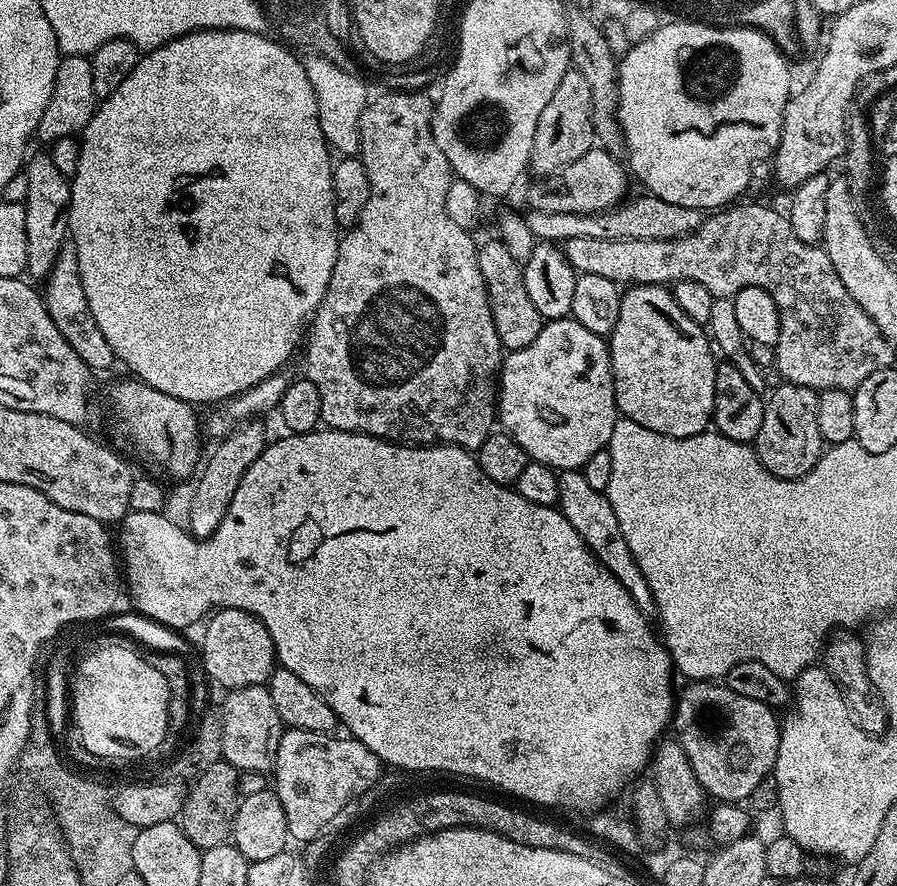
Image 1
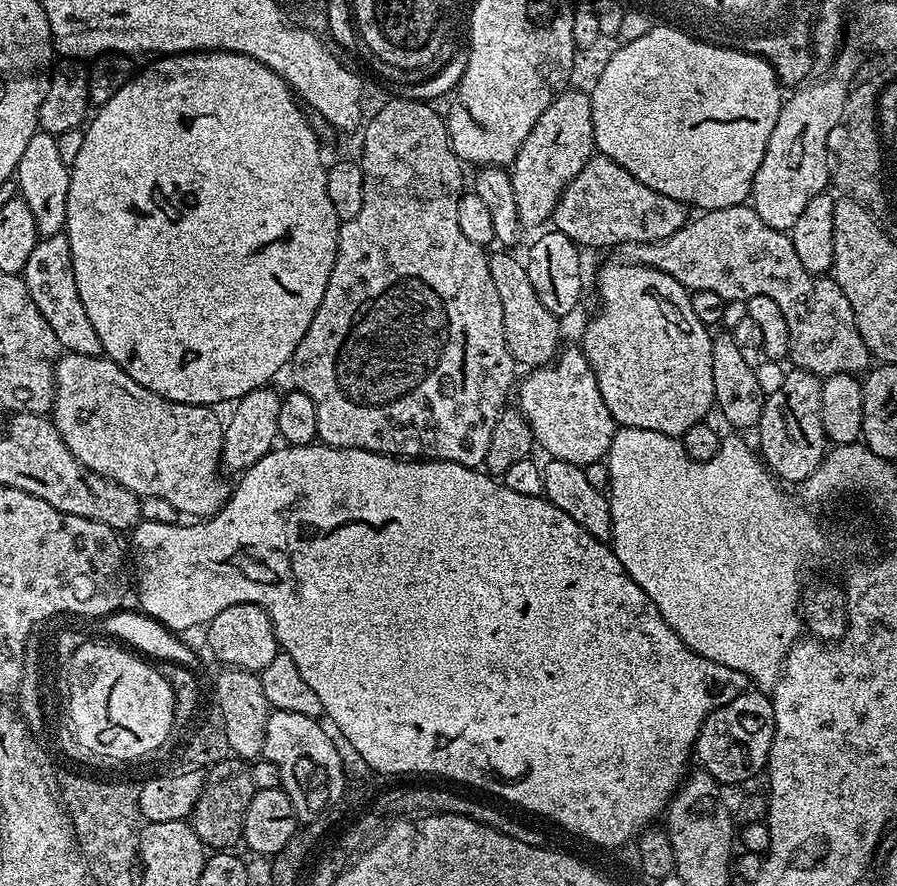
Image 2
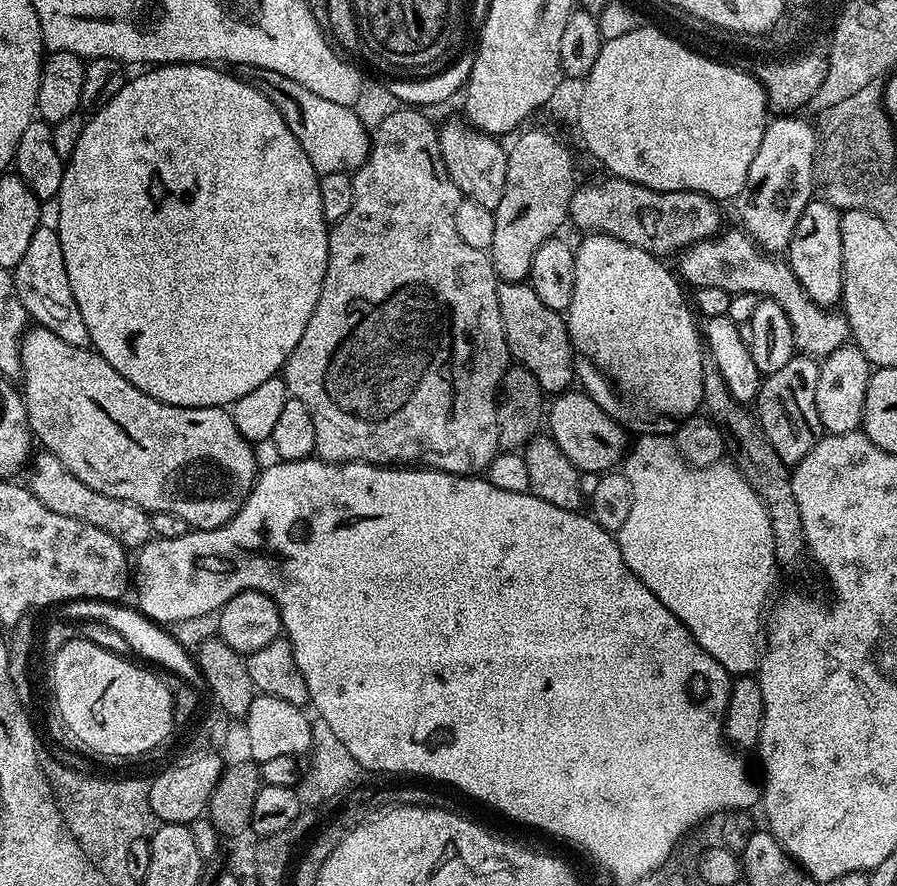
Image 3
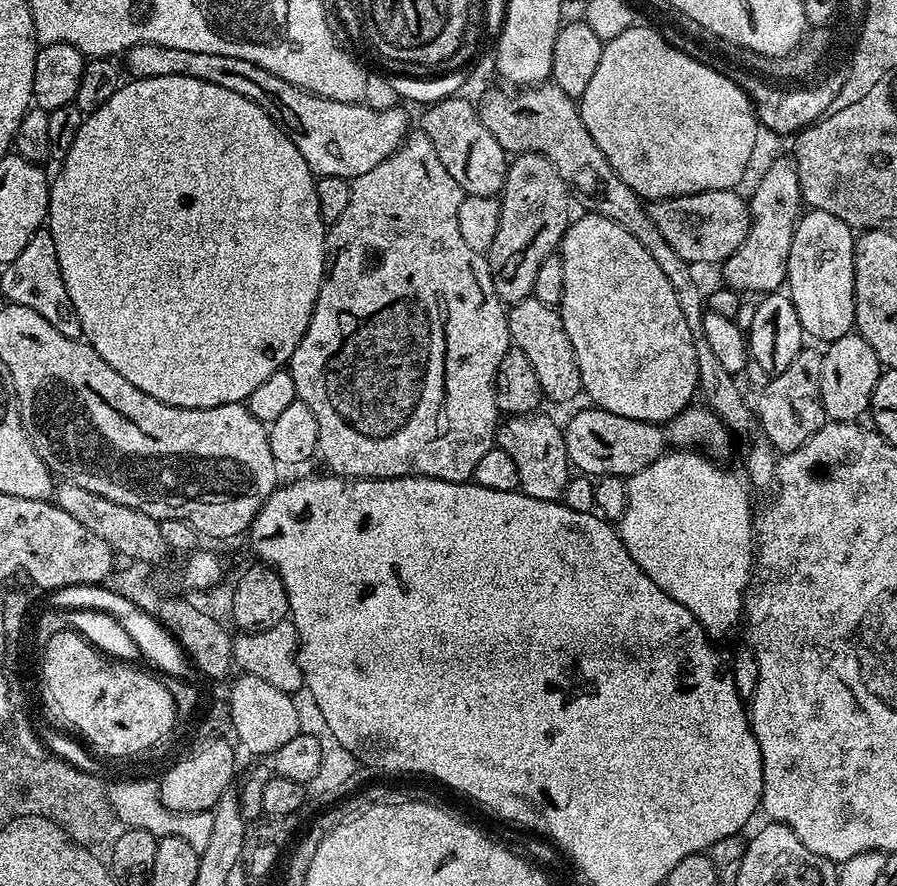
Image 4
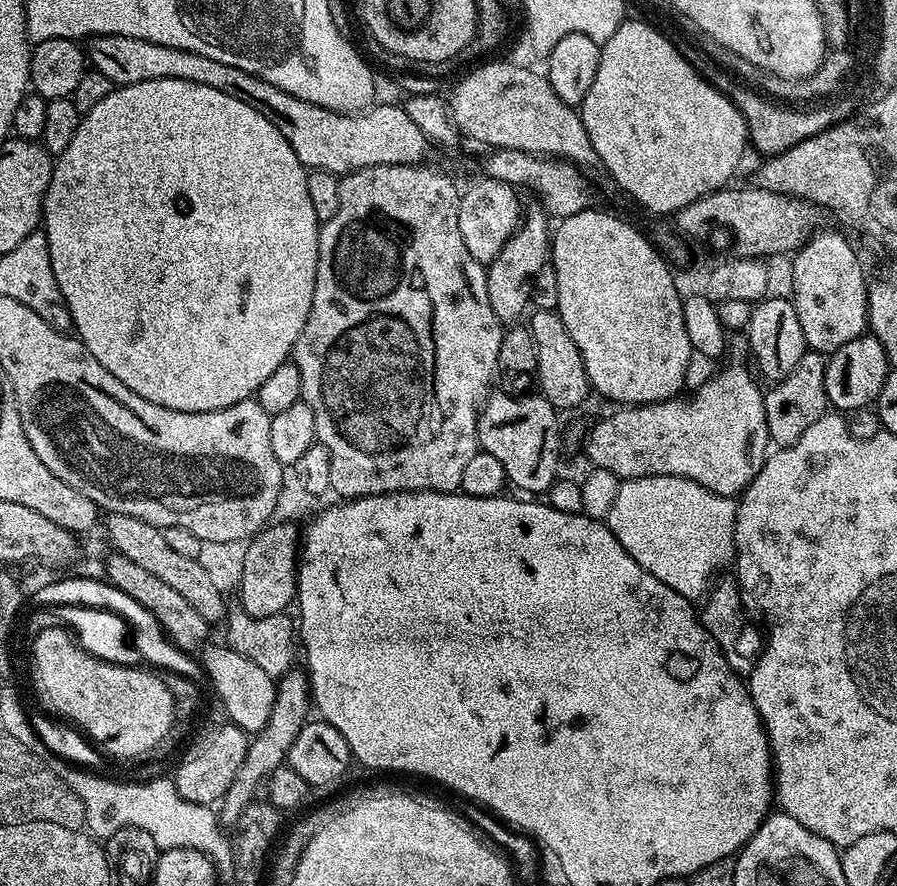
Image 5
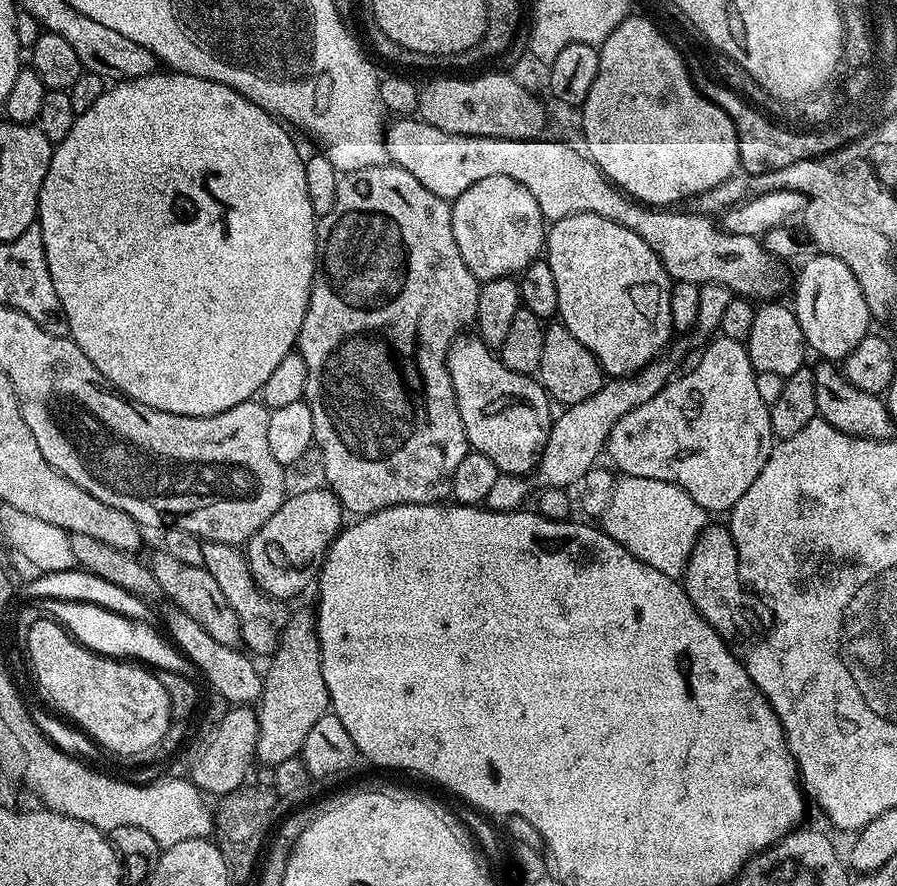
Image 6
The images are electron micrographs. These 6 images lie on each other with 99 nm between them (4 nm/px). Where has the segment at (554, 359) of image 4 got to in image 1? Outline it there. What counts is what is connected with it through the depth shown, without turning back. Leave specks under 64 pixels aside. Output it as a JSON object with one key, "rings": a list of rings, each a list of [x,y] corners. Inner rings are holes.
{"rings":[[[498,238],[491,239],[477,247],[478,270],[482,270],[482,282],[486,282],[486,290],[490,298],[490,314],[494,318],[494,330],[500,339],[501,349],[517,352],[530,346],[530,342],[538,338],[546,321],[538,314],[526,290],[523,267],[506,251],[506,246],[502,246]]]}

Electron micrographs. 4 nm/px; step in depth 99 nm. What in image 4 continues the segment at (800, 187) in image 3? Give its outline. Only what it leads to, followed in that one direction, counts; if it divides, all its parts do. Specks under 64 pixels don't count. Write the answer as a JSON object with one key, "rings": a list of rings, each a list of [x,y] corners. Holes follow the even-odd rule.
{"rings":[[[791,159],[774,161],[761,174],[752,197],[749,195],[746,203],[750,221],[746,238],[738,251],[719,265],[718,272],[724,275],[723,283],[727,287],[742,294],[772,294],[779,291],[787,281],[790,242],[796,222],[802,215],[800,183],[795,163]]]}

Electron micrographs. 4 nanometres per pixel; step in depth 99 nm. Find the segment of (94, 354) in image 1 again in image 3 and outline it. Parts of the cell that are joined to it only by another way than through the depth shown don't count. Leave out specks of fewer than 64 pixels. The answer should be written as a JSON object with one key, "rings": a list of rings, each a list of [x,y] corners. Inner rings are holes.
{"rings":[[[41,226],[34,230],[34,238],[30,238],[30,246],[26,254],[22,254],[22,262],[18,262],[12,272],[12,284],[22,306],[39,327],[50,330],[50,334],[58,334],[58,338],[62,338],[62,342],[70,342],[70,346],[87,348],[91,345],[90,330],[86,330],[82,310],[78,310],[78,302],[74,302],[70,278],[66,278],[66,258],[62,258],[62,242],[55,227]]]}

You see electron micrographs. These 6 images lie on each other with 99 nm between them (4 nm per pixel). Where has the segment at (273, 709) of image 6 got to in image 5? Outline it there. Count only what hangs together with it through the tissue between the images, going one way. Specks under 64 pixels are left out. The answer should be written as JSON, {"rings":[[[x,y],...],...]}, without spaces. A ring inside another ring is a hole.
{"rings":[[[293,670],[279,677],[274,698],[274,710],[270,710],[270,718],[264,729],[249,739],[246,758],[242,758],[242,767],[234,774],[234,782],[230,782],[226,794],[218,801],[218,815],[221,824],[234,826],[242,818],[246,806],[257,799],[256,791],[261,791],[274,769],[281,767],[288,759],[290,746],[294,746],[294,738],[298,738],[298,730],[310,719],[310,685],[303,671]]]}

